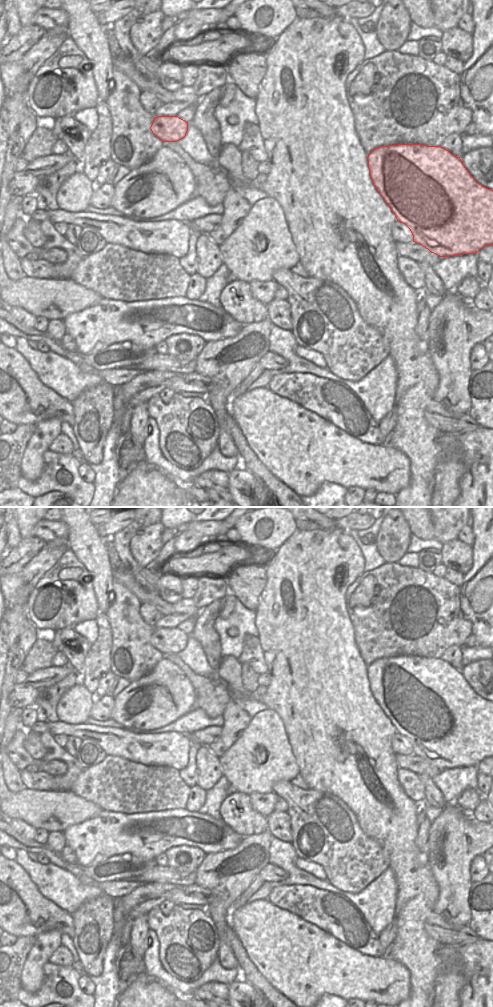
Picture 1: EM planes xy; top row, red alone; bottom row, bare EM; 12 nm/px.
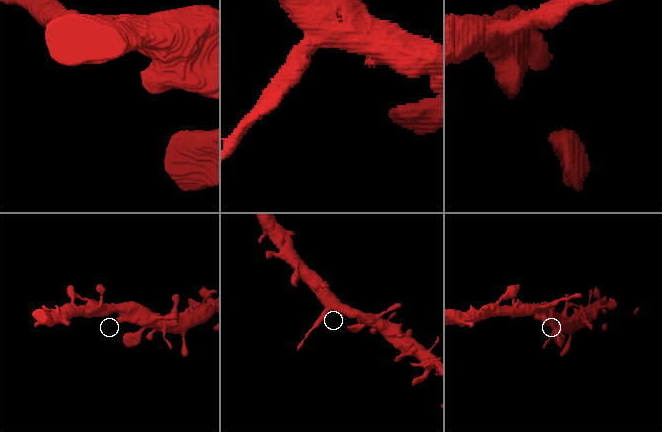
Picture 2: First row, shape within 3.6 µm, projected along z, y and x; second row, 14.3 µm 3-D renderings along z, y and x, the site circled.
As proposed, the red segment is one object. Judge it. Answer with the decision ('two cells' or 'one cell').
two cells

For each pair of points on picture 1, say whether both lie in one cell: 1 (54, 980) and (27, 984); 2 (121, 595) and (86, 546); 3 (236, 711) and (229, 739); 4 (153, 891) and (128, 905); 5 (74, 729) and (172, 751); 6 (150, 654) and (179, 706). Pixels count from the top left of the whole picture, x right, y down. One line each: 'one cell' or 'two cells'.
1: two cells
2: two cells
3: one cell
4: one cell
5: one cell
6: two cells

